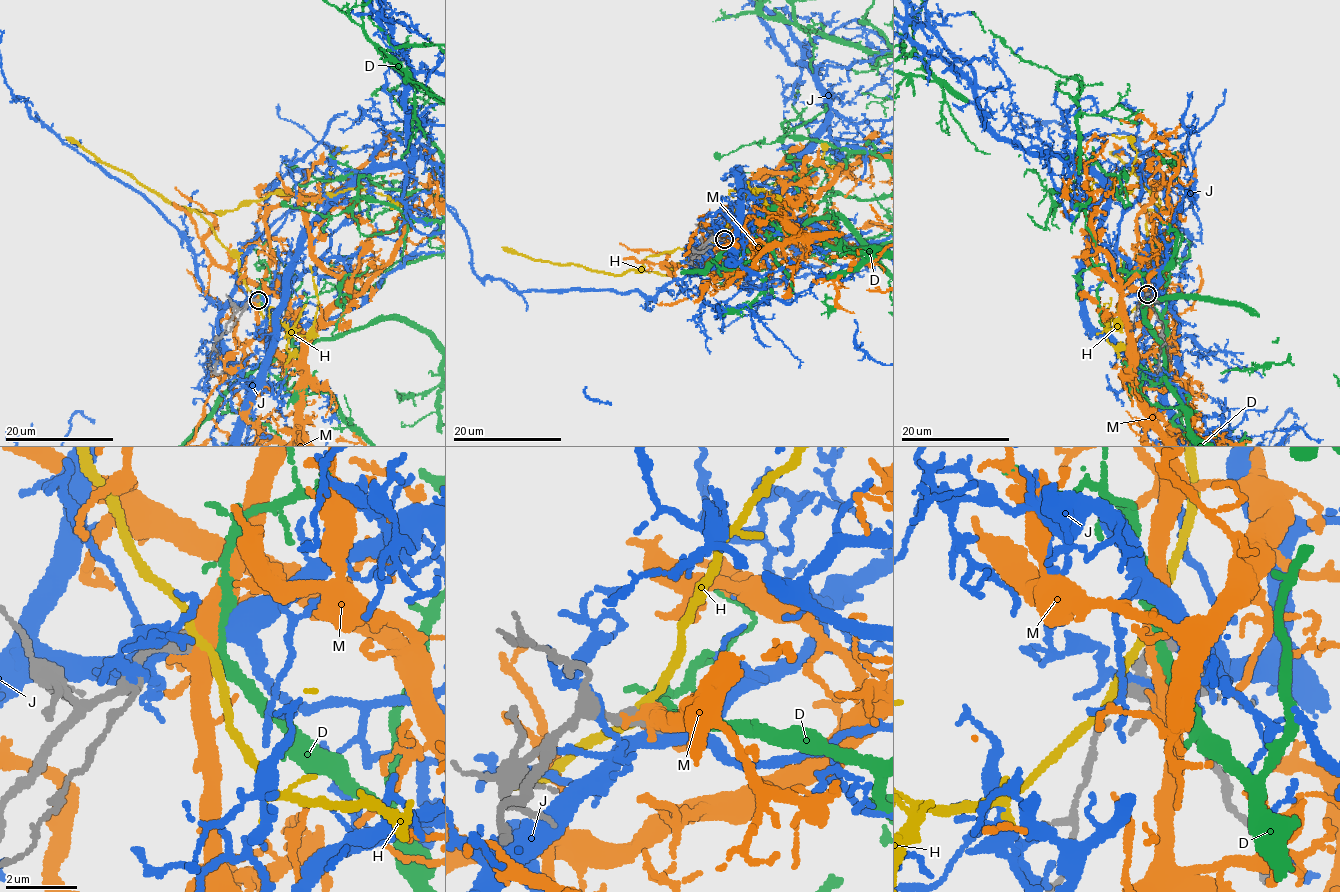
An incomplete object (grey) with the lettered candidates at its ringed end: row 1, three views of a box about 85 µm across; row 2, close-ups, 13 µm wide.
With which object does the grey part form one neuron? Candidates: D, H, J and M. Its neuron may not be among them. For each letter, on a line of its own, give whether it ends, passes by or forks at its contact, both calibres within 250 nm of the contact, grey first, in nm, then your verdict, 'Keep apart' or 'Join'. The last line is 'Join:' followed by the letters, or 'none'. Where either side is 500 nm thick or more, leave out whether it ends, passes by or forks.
D: It passes by. Thickness 440 nm (grey) against 300 nm. Join
H: Thickness 550 nm (grey) against 220 nm. Keep apart
J: It passes by. Thickness 480 nm (grey) against 480 nm. Keep apart
M: Thickness 550 nm (grey) against 550 nm. Keep apart
Join: D

